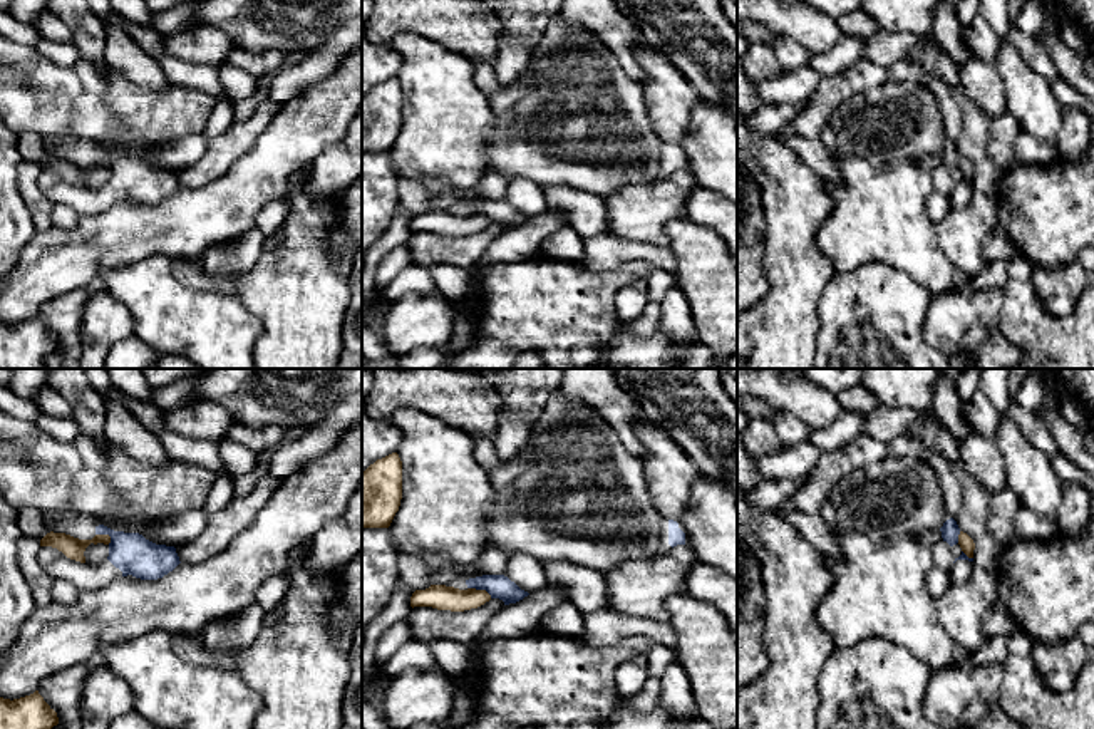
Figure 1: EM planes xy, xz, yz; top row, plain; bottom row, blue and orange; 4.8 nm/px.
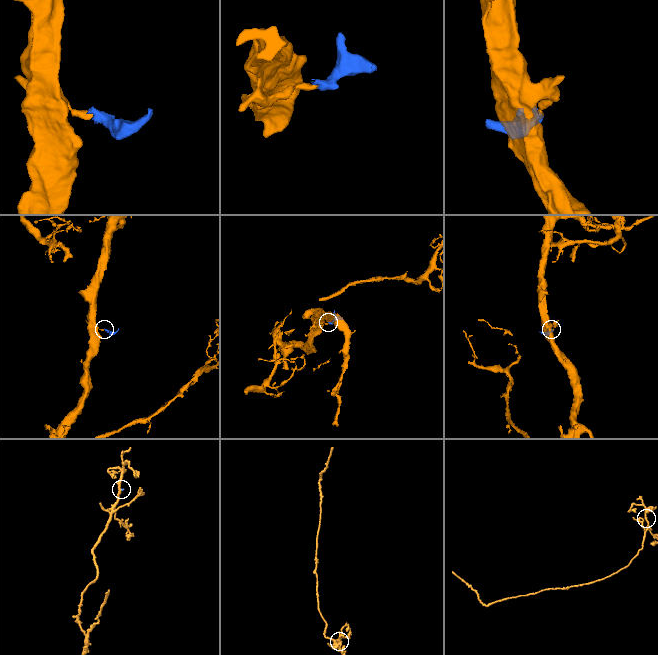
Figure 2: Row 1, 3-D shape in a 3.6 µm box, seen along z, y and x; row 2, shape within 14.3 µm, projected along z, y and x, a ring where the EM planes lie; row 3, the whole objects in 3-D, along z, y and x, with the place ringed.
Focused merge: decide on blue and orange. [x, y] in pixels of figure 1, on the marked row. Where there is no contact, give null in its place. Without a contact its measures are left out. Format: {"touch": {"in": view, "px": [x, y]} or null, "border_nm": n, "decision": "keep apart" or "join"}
{"touch": {"in": "xz", "px": [479, 589]}, "border_nm": 130, "decision": "keep apart"}

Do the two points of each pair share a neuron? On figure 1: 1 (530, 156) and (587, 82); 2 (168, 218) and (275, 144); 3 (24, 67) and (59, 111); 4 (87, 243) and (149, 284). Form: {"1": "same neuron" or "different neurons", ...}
{"1": "same neuron", "2": "same neuron", "3": "same neuron", "4": "different neurons"}

